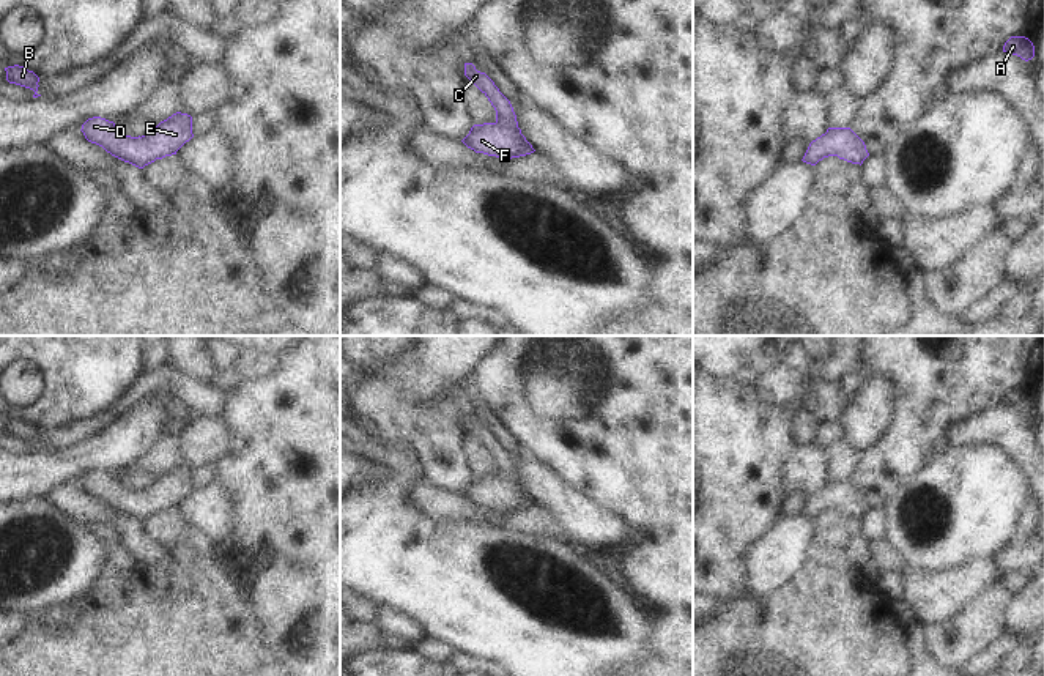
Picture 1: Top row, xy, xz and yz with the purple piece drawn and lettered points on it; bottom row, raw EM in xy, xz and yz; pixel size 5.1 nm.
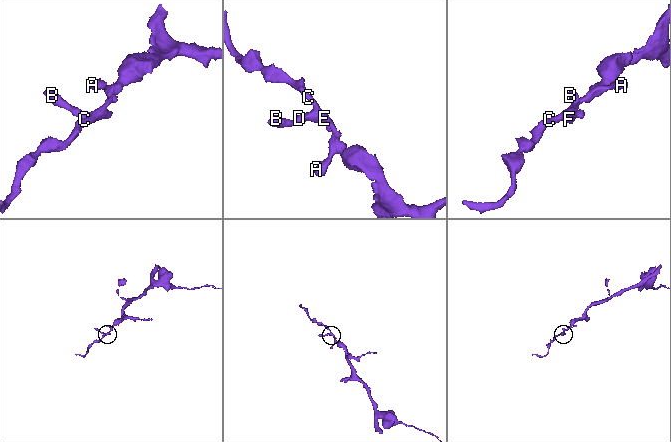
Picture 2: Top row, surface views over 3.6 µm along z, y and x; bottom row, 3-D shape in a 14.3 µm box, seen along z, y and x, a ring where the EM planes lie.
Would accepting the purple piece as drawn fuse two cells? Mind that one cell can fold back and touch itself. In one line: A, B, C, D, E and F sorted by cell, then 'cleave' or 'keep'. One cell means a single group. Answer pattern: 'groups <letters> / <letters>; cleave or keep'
groups A B C D E F; keep

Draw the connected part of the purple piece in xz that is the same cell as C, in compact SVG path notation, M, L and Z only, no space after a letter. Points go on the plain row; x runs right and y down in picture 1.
M465 416L465 429L488 451L496 463L496 474L474 477L461 495L476 506L501 512L534 506L535 503L518 481L510 454L499 444L494 435L485 425L477 424L472 416Z

